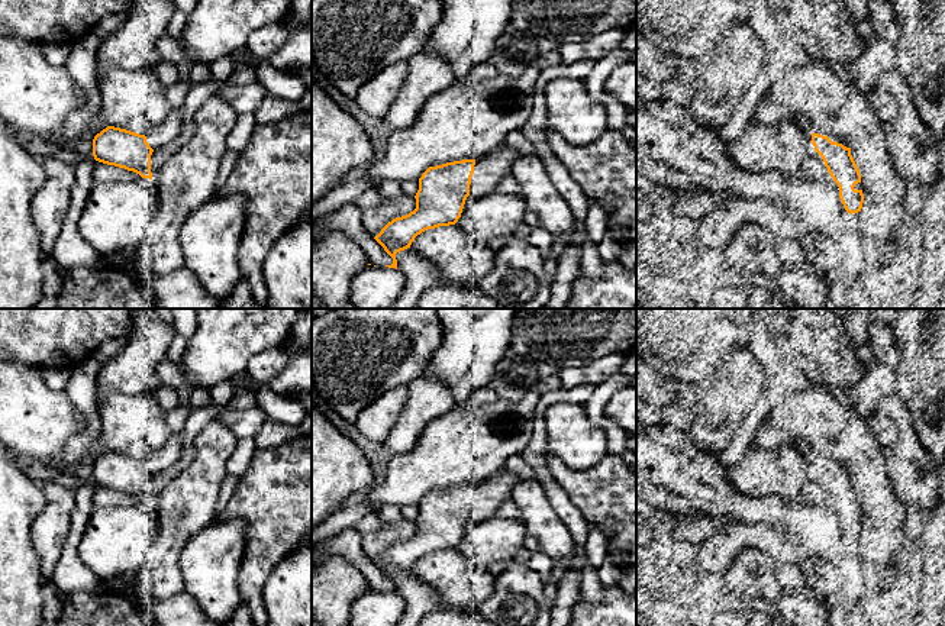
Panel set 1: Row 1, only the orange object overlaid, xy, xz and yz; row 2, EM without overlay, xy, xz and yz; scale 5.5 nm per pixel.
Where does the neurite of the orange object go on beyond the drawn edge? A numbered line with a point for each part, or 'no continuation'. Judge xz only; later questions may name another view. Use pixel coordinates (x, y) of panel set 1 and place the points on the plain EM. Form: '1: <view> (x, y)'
1: xz (489, 494)

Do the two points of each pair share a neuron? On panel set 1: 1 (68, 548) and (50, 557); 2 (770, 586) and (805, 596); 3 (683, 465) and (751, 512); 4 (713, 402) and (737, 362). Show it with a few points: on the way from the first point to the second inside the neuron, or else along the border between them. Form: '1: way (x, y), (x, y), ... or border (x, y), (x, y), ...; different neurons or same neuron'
1: border (70, 518), (70, 532), (51, 580); different neurons
2: way (779, 586), (787, 586), (796, 594); same neuron
3: way (700, 476), (734, 503); same neuron
4: way (723, 391), (737, 378), (737, 373); same neuron

